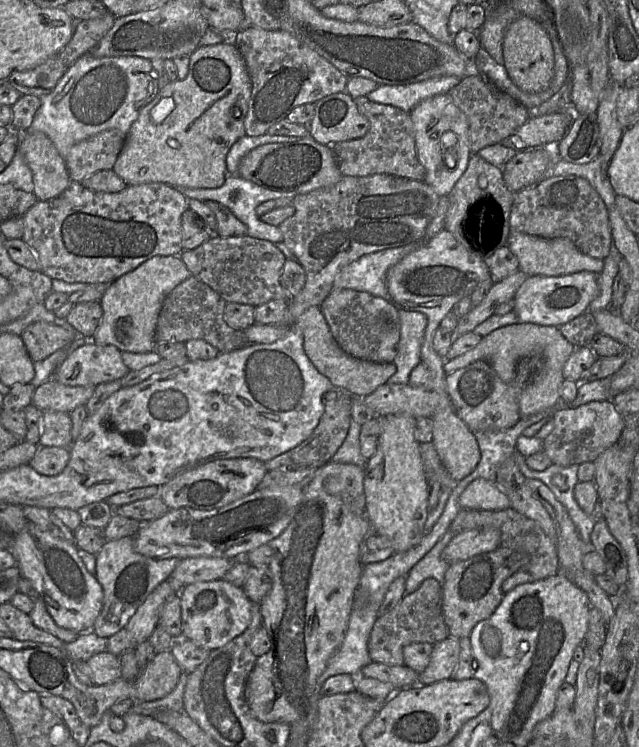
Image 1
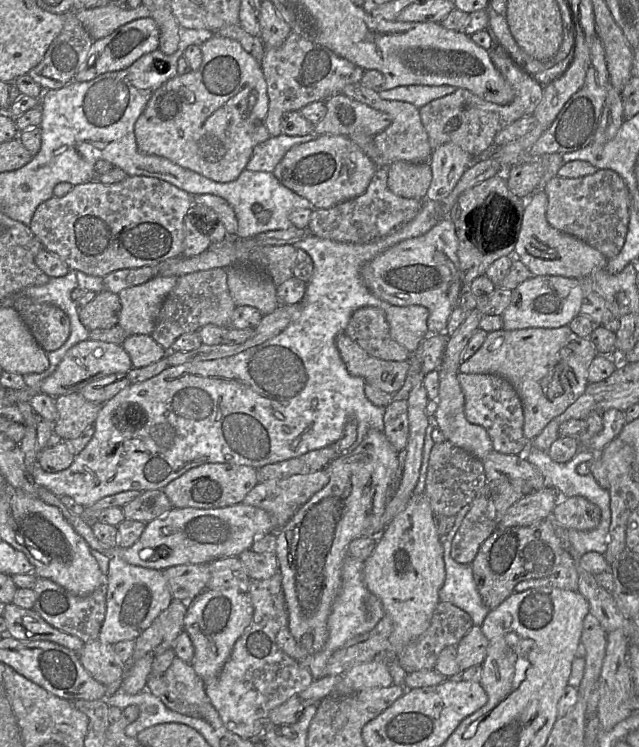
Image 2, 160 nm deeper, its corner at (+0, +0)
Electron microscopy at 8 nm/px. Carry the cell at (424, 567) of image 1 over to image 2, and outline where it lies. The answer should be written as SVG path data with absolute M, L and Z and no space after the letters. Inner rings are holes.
M470 504L462 507L455 516L451 530L441 538L446 578L439 591L439 598L441 601L449 602L467 612L472 618L473 624L481 626L491 609L484 604L477 590L471 565L458 563L451 556L453 538L469 510Z

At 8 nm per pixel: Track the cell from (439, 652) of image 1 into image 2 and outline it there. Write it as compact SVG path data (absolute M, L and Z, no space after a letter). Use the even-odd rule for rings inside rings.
M473 626L457 646L457 662L461 672L471 666L480 665L487 655L488 640L481 626Z

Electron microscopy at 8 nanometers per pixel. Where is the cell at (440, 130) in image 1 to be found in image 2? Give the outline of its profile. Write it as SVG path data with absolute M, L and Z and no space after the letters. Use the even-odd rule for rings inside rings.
M443 144L433 149L429 158L432 179L426 199L440 201L453 190L466 169L476 160L455 144Z

